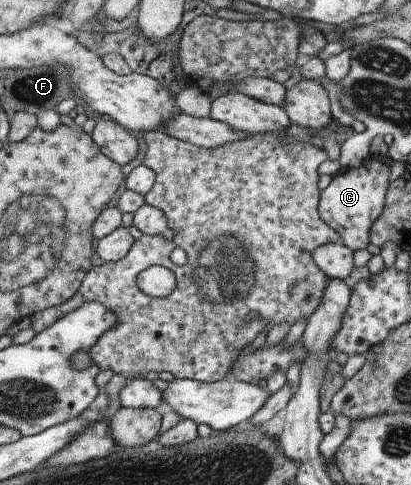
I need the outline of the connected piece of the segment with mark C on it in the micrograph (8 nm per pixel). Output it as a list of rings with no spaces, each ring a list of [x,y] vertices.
[[[368,155],[361,167],[341,171],[331,180],[330,185],[320,194],[318,212],[320,218],[341,237],[342,243],[354,252],[366,248],[371,226],[384,208],[389,184],[392,161],[386,156]]]

